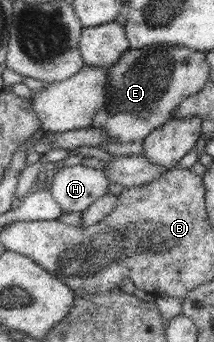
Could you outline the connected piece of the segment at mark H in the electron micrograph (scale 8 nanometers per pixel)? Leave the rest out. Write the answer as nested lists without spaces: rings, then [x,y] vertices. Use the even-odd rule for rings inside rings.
[[[76,165],[62,168],[53,177],[51,194],[66,212],[86,211],[110,191],[110,181],[102,169]]]

